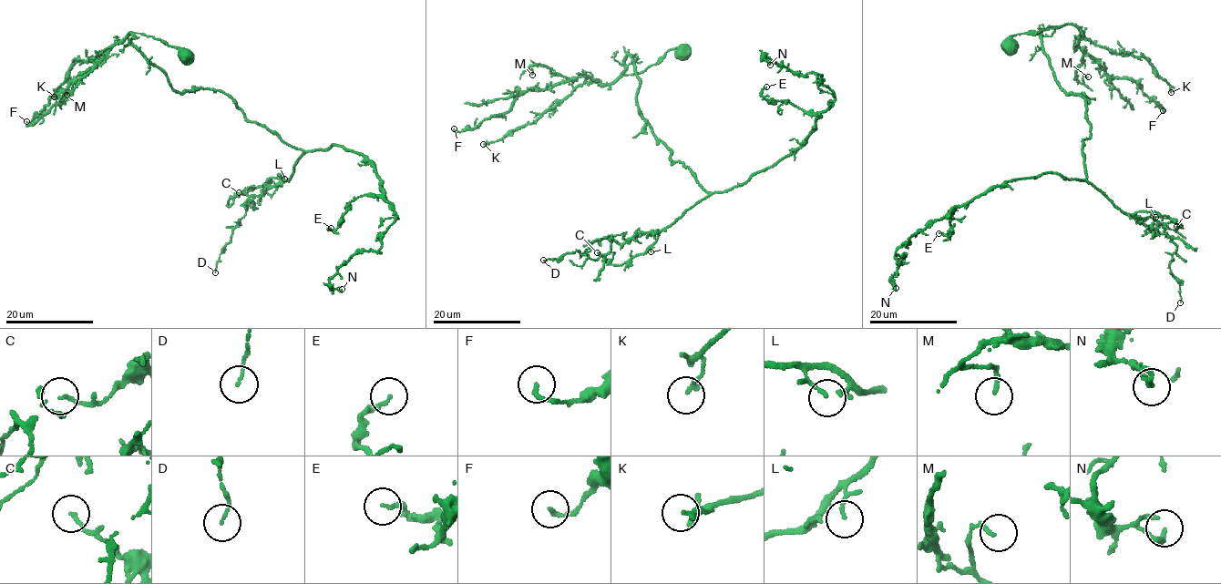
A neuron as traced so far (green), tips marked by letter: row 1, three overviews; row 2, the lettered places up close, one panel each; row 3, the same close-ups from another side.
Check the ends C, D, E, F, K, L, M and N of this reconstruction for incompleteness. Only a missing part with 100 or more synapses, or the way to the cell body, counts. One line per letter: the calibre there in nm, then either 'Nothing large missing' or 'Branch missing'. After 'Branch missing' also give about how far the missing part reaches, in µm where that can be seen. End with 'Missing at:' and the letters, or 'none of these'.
C: Thickness 110 nm. Nothing large missing
D: Thickness 90 nm. Nothing large missing
E: Thickness 130 nm. Nothing large missing
F: Thickness 150 nm. Nothing large missing
K: Thickness 150 nm. Nothing large missing
L: Thickness 80 nm. Nothing large missing
M: Thickness 150 nm. Nothing large missing
N: Thickness 190 nm. Nothing large missing
Missing at: none of these

